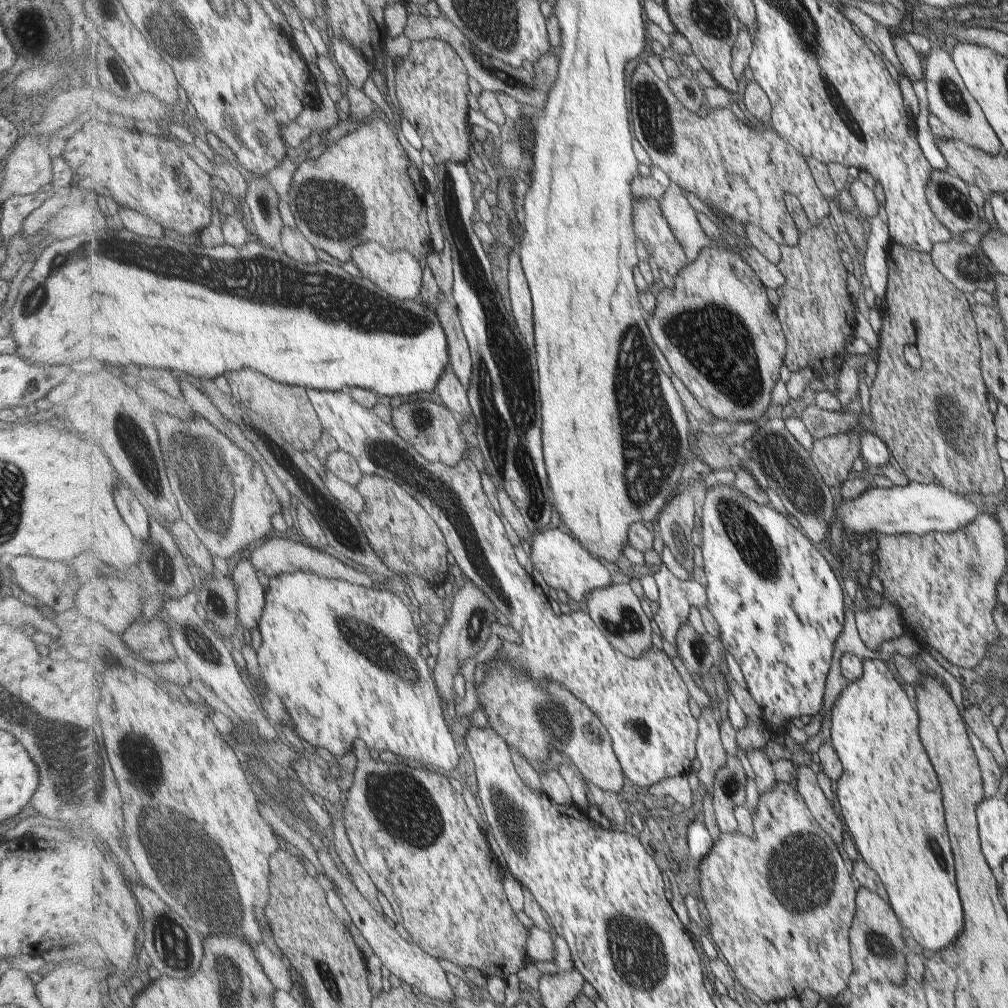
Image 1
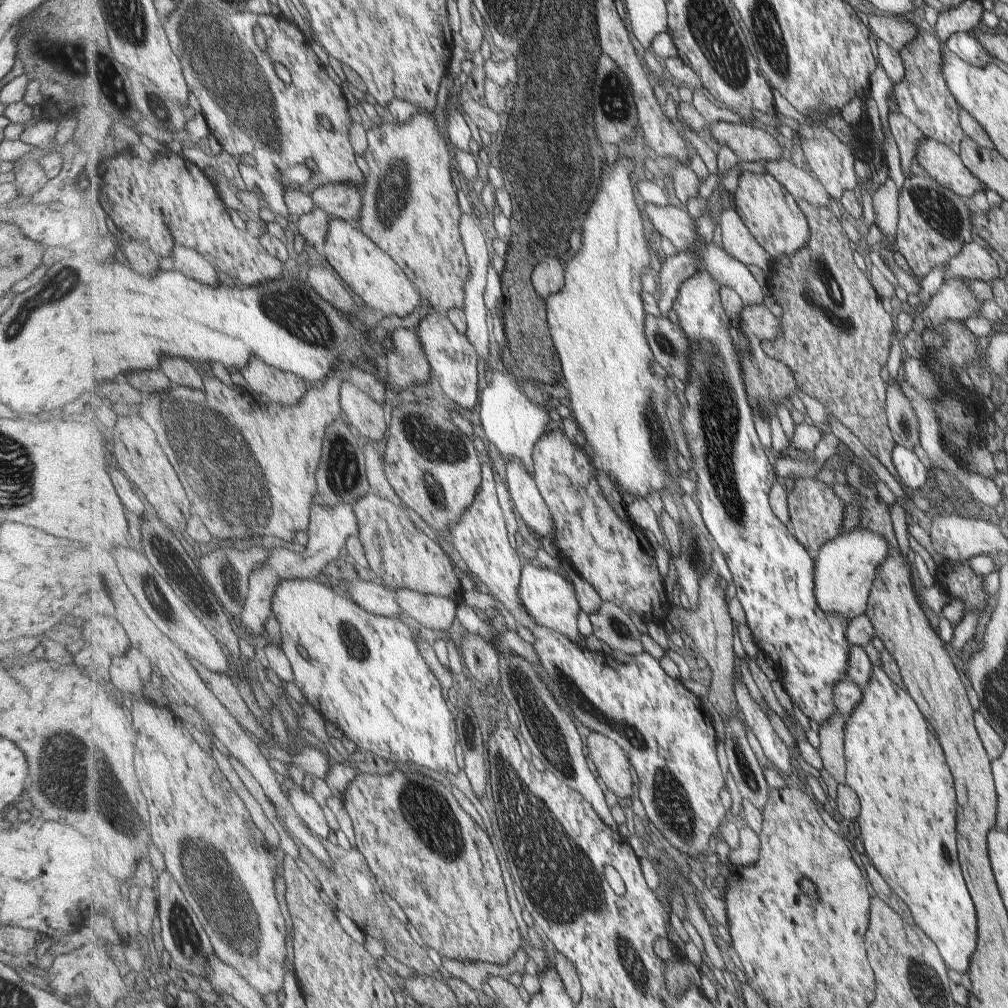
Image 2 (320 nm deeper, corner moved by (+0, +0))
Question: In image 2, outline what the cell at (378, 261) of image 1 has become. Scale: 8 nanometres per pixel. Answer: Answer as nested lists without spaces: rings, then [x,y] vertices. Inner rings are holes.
[[[333,218],[329,221],[322,258],[346,285],[353,286],[358,300],[365,301],[369,308],[375,309],[382,316],[405,318],[424,304],[420,290],[399,267],[398,262],[351,222]]]

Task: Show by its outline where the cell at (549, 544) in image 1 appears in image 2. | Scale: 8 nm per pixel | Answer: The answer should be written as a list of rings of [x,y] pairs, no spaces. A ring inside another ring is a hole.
[[[529,563],[525,564],[521,572],[520,596],[529,614],[541,626],[567,635],[575,643],[581,640],[581,632],[577,628],[577,616],[579,616],[579,610],[581,610],[578,593],[574,584],[569,584],[557,570],[547,567],[535,568]]]

